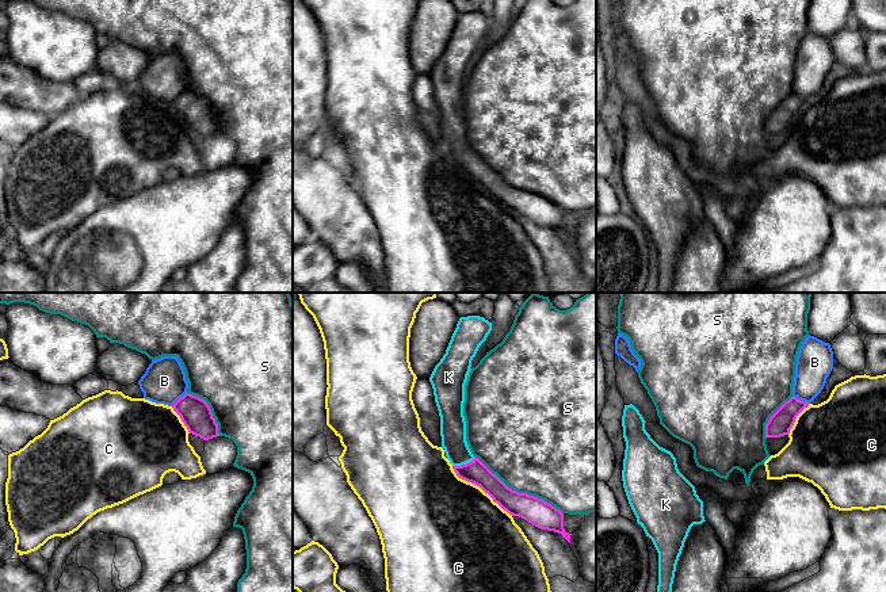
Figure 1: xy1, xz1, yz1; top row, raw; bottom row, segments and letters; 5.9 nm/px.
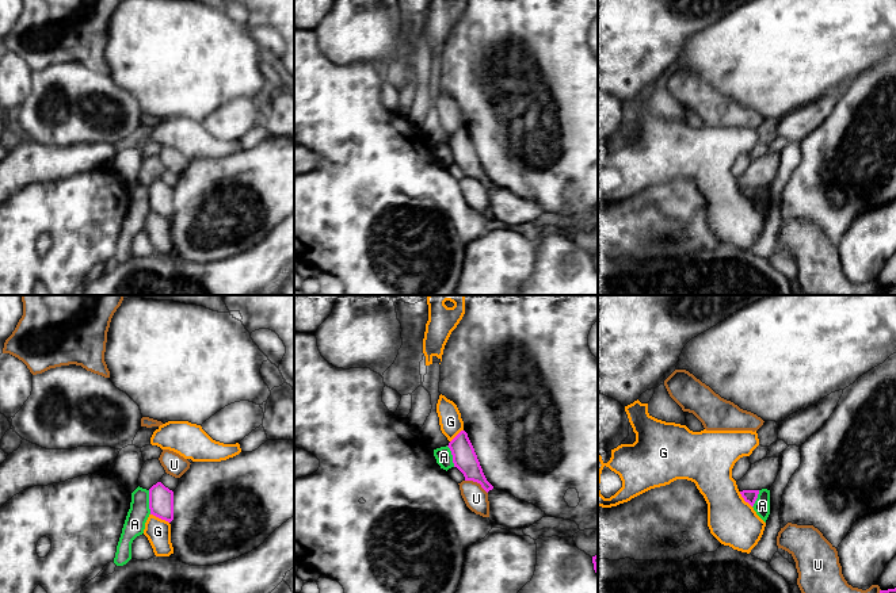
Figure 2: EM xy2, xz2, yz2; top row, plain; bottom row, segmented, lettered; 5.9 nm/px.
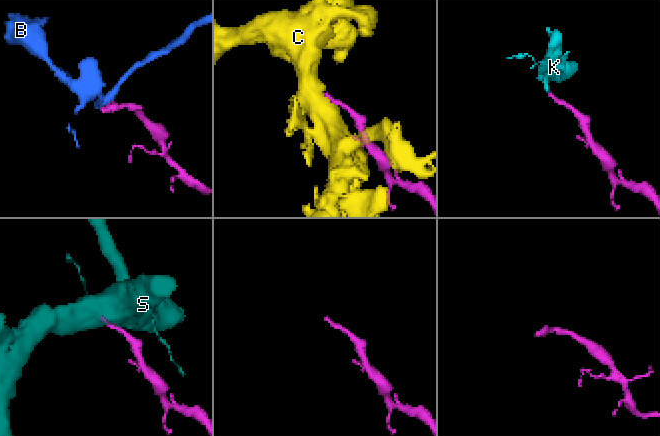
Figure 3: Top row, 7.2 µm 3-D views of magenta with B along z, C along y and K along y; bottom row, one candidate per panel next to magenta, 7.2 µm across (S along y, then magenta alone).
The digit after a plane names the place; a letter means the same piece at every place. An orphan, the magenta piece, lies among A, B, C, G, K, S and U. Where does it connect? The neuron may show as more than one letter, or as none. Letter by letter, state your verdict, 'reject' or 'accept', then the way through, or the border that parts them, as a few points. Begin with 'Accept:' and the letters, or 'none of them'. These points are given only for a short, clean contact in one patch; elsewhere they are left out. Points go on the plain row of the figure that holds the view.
Accept: K
A: reject; border along xy2 (148, 187), (148, 205), (151, 210)
B: reject
C: reject
G: reject; border along xy2 (151, 210), (168, 220)
K: accept; runs through xz1 (474, 168), (463, 161), (454, 140), (453, 123)
S: reject
U: reject

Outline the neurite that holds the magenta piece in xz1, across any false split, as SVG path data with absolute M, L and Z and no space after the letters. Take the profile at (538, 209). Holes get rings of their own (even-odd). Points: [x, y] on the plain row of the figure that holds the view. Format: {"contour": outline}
{"contour": "M461 14L446 50L429 73L440 112L442 145L459 175L480 183L509 211L519 213L541 226L558 229L570 240L572 230L565 228L564 210L560 206L542 195L508 184L467 142L465 81L471 57L490 27L492 19L484 14Z"}

